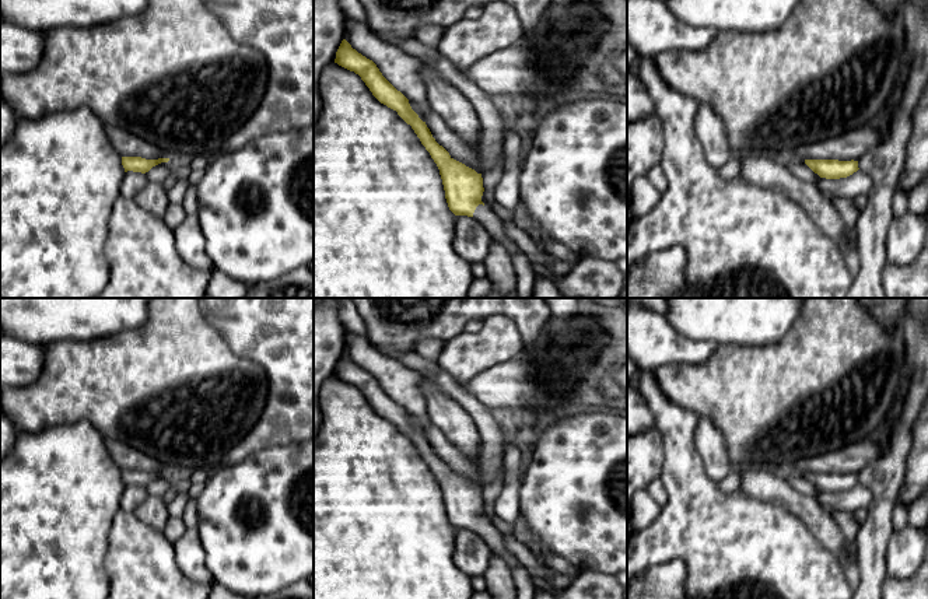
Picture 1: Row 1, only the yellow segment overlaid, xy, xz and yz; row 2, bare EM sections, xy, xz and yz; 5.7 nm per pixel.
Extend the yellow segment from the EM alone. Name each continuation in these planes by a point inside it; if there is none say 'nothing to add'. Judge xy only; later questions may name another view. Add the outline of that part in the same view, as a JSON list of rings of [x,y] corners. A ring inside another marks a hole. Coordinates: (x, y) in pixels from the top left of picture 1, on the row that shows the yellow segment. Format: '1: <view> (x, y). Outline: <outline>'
nothing to add

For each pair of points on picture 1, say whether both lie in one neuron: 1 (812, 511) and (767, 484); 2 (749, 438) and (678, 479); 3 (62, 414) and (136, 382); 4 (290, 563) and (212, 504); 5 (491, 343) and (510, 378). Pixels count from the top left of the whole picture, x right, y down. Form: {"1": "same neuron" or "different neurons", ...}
{"1": "same neuron", "2": "different neurons", "3": "same neuron", "4": "same neuron", "5": "different neurons"}

